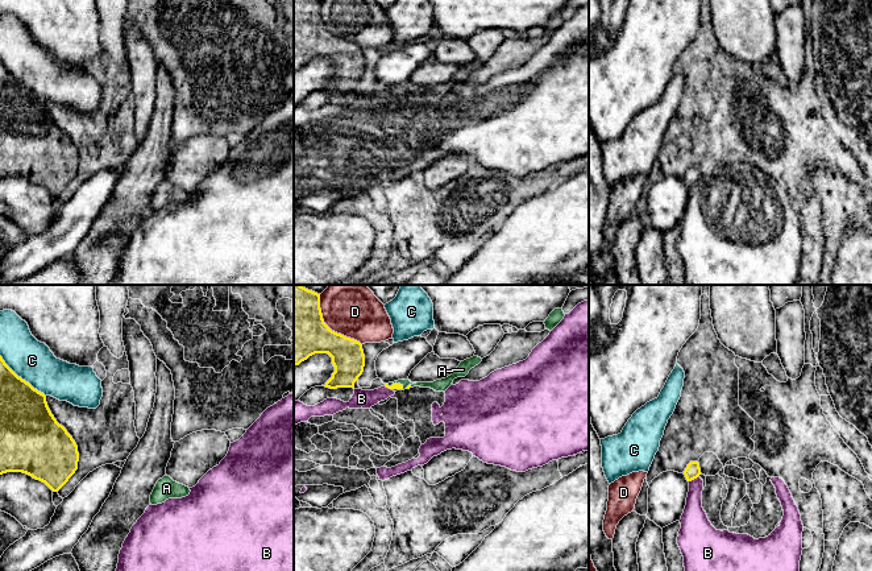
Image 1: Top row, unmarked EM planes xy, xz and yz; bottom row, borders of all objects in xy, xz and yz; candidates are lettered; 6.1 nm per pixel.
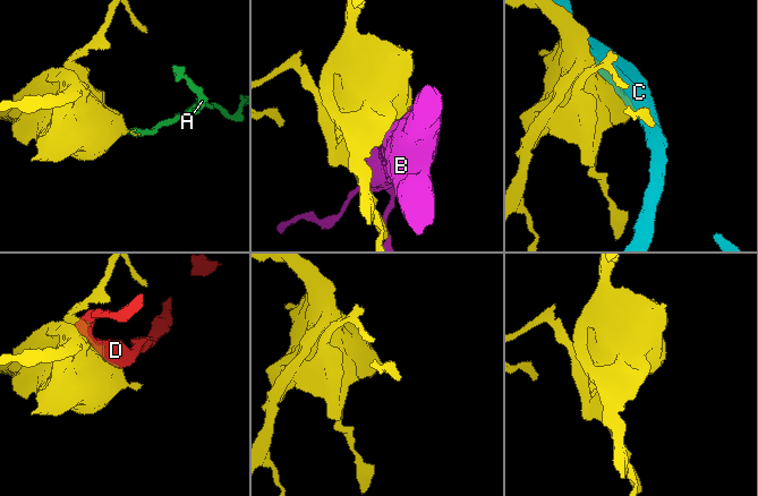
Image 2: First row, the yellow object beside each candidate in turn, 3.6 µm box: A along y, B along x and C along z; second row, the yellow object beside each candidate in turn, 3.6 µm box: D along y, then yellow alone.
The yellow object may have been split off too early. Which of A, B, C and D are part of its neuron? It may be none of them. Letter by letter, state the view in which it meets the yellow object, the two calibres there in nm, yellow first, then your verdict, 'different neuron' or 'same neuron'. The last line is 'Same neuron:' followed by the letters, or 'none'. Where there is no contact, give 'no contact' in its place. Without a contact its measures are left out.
A: contact in xz; calibres 40 and 80 nm; same neuron
B: contact in yz; calibres 90 and 160 nm; different neuron
C: contact in xy; calibres 300 and 260 nm; different neuron
D: contact in xz; calibres 380 and 340 nm; different neuron
Same neuron: A

